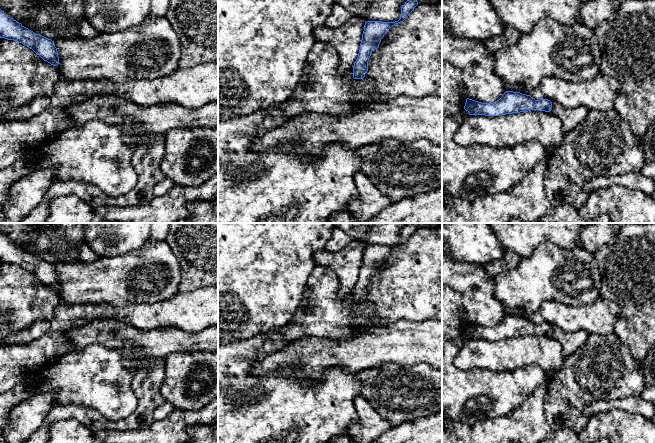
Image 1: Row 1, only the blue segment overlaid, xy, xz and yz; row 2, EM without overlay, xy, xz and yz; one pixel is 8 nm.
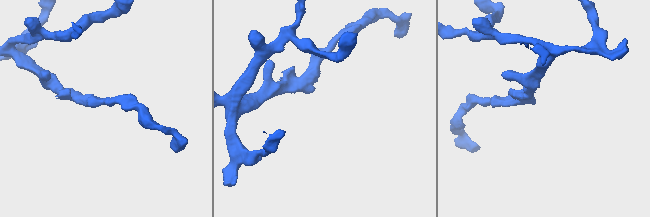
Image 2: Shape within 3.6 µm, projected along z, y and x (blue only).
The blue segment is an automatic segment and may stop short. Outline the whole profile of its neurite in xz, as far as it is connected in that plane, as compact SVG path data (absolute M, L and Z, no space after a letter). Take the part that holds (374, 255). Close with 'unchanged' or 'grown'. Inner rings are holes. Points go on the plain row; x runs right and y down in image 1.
M408 223L401 231L401 240L395 246L367 245L364 249L358 281L353 291L353 302L363 303L368 295L368 285L373 274L379 271L381 263L395 248L403 246L418 229L416 223Z; unchanged

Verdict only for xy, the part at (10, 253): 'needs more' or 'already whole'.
already whole

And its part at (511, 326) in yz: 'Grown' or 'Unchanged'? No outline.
Grown

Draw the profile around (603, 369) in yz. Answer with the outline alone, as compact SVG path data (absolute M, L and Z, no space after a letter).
M615 333L589 334L586 342L573 354L564 358L562 367L551 376L546 396L545 411L551 430L569 428L579 433L591 416L583 414L585 407L593 402L612 401L629 396L640 396L644 388L642 363L637 363Z

